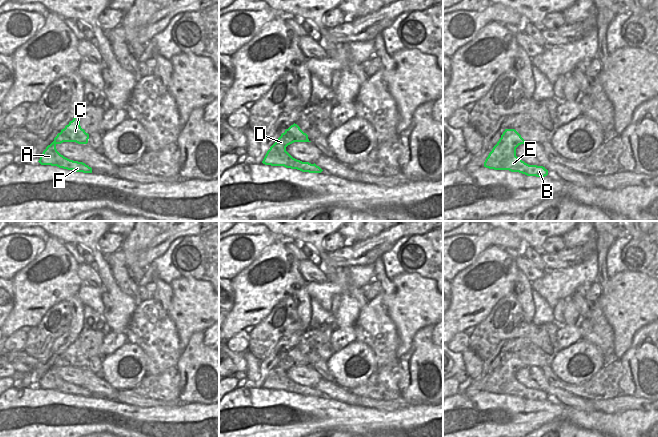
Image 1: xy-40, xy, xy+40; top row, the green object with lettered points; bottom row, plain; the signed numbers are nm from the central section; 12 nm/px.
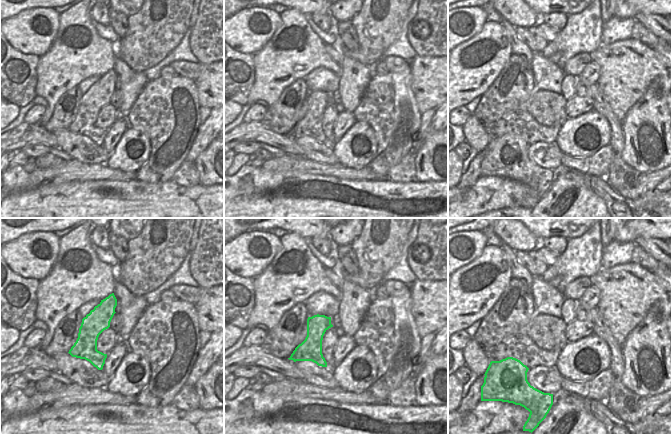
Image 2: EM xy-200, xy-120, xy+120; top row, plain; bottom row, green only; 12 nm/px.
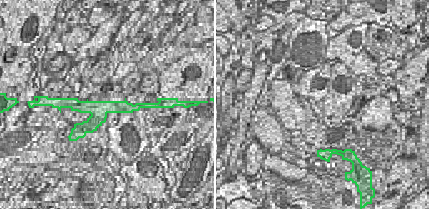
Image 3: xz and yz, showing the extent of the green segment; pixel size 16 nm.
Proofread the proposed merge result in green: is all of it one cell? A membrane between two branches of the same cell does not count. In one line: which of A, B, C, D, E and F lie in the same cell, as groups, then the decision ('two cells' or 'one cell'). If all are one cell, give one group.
A B C D E F; one cell

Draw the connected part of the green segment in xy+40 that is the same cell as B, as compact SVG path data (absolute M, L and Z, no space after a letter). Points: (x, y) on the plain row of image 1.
M505 353L497 368L484 386L484 391L494 394L509 394L527 400L545 401L548 394L543 390L529 389L516 380L516 372L526 367L515 353Z

